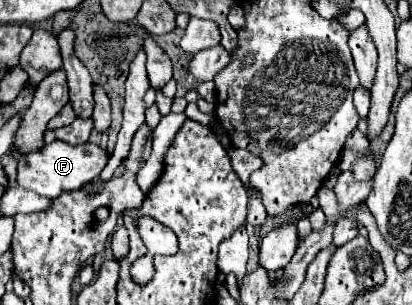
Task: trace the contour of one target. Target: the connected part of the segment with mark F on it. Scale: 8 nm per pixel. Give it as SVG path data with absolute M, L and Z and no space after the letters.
M54 140L52 144L44 146L40 152L26 154L18 160L18 184L34 190L46 198L58 198L58 194L62 190L78 190L84 184L98 178L98 174L106 166L108 158L110 158L110 154L92 142L72 146L62 140Z

